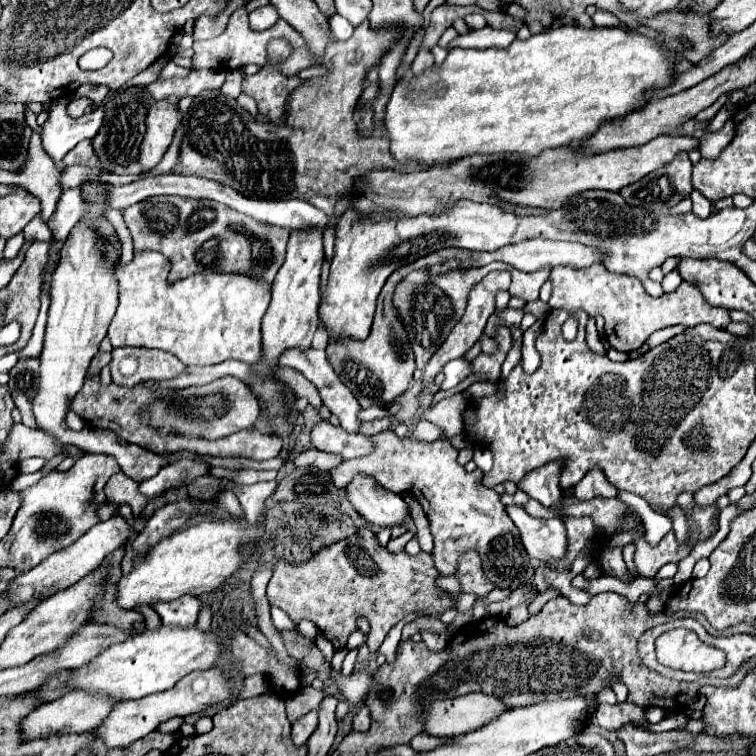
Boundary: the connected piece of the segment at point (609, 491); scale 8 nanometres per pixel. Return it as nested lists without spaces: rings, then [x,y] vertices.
[[[591,470],[575,488],[573,488],[573,496],[577,500],[591,500],[591,498],[617,498],[617,490],[605,482],[605,474],[601,474],[601,470]]]

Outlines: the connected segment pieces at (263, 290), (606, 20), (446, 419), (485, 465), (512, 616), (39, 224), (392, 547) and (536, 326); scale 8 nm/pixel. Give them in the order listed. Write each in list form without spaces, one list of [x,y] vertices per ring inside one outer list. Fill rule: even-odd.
[[[97,236],[99,248],[113,266],[119,284],[119,308],[109,326],[109,340],[117,346],[141,346],[157,348],[175,354],[183,364],[219,364],[225,360],[241,360],[247,364],[259,362],[261,356],[261,318],[269,306],[271,290],[257,278],[245,278],[245,274],[195,274],[177,282],[167,282],[167,258],[161,252],[139,250],[133,260],[121,264],[121,246],[113,246],[105,236]]]
[[[597,11],[592,17],[595,26],[598,27],[626,27],[614,14]]]
[[[456,393],[453,396],[444,398],[441,402],[429,406],[421,418],[439,426],[443,432],[443,438],[453,438],[463,432],[463,422],[461,422],[461,410],[467,406],[467,400],[463,393]]]
[[[475,448],[473,462],[477,464],[477,468],[479,468],[483,474],[487,474],[487,472],[491,470],[491,466],[493,466],[493,456],[491,456],[485,448]]]
[[[519,604],[519,606],[511,608],[511,612],[509,612],[509,616],[507,616],[507,620],[509,620],[511,624],[521,624],[521,622],[525,622],[527,618],[529,618],[527,604]]]
[[[37,216],[33,222],[29,222],[29,226],[25,226],[23,234],[25,234],[25,242],[27,242],[27,240],[45,240],[45,242],[50,243],[52,240],[49,226],[47,226],[39,216]]]
[[[405,532],[405,534],[401,534],[401,536],[397,536],[397,538],[391,538],[386,548],[393,553],[399,552],[405,548],[405,544],[407,544],[407,542],[409,542],[409,540],[413,538],[413,536],[415,536],[413,532]]]
[[[536,321],[523,333],[521,362],[527,373],[533,373],[541,362],[540,355],[535,348],[535,340],[541,332],[543,323],[543,321]]]

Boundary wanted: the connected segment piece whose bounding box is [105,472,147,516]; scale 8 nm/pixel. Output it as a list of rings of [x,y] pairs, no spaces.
[[[123,472],[113,474],[109,478],[109,482],[105,486],[105,494],[107,494],[109,502],[113,502],[113,504],[127,502],[133,508],[133,514],[137,514],[137,516],[145,514],[147,498],[139,492],[139,484],[135,480],[131,480],[129,476],[125,476]]]

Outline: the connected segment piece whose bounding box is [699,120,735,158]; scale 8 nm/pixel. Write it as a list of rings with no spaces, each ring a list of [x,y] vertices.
[[[729,120],[729,122],[723,124],[723,128],[717,130],[717,132],[711,132],[711,130],[703,132],[703,136],[699,138],[699,152],[701,152],[701,156],[705,156],[705,158],[715,158],[717,154],[721,154],[723,146],[729,144],[729,140],[733,138],[733,130],[735,130],[735,126],[733,126],[733,122]]]

